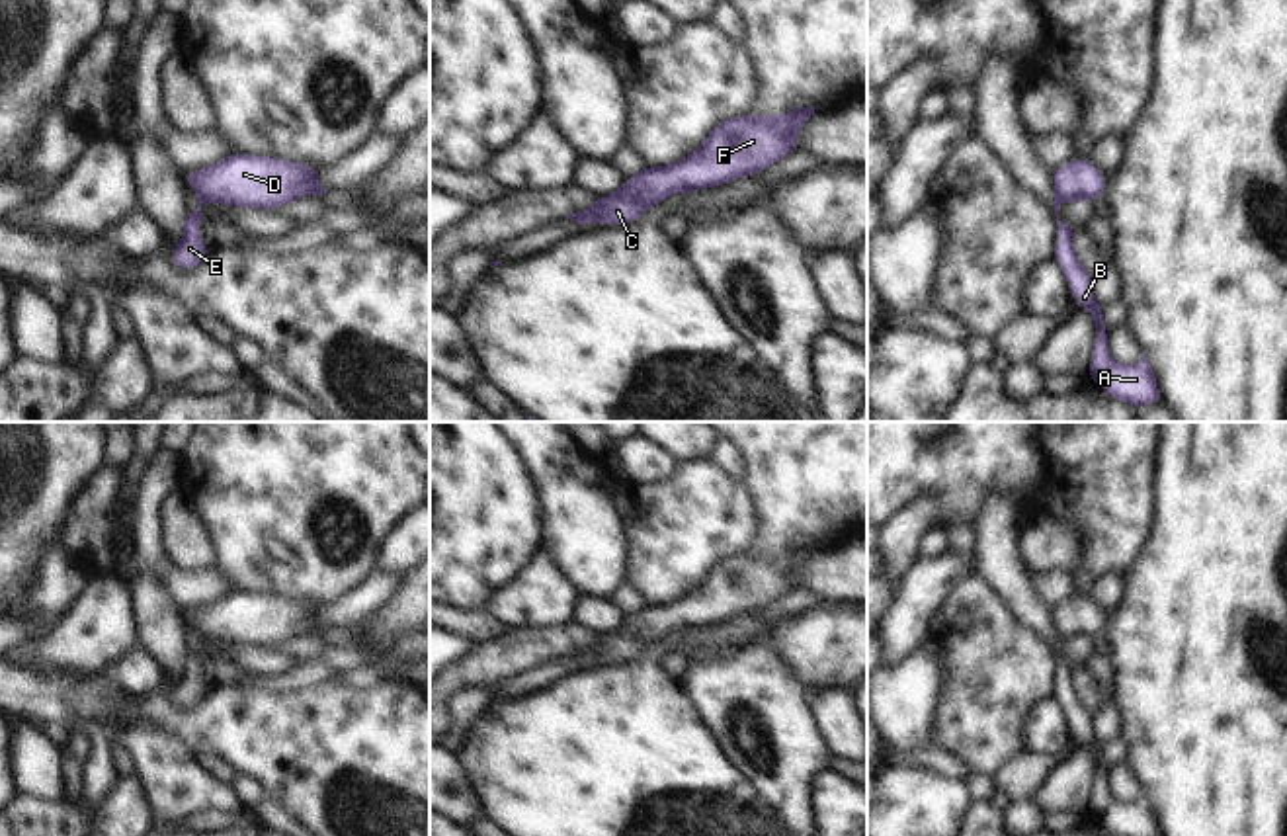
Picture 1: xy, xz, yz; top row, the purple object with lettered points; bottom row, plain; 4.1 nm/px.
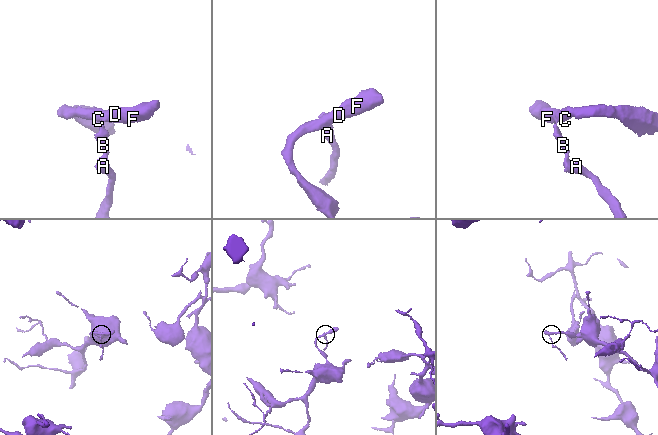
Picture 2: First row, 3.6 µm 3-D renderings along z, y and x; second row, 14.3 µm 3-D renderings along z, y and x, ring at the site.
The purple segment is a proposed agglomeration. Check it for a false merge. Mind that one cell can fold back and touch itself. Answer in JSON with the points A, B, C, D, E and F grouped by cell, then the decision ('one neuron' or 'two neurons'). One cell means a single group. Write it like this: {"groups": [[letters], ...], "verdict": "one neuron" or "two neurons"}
{"groups": [["A", "B", "E"], ["C", "D", "F"]], "verdict": "two neurons"}

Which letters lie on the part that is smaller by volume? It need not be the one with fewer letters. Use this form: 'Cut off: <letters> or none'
Cut off: A, B, E

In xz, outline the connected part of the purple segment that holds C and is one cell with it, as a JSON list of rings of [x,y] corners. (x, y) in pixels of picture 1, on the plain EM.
[[[814,543],[785,553],[734,553],[719,559],[703,582],[666,604],[644,604],[621,619],[615,631],[566,656],[605,658],[609,664],[633,662],[646,647],[674,631],[691,631],[760,613],[781,594],[797,588],[797,572],[814,551]]]

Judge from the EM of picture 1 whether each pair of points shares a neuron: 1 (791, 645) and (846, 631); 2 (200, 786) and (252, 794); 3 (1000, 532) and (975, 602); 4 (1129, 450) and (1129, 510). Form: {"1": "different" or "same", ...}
{"1": "same", "2": "different", "3": "different", "4": "same"}

